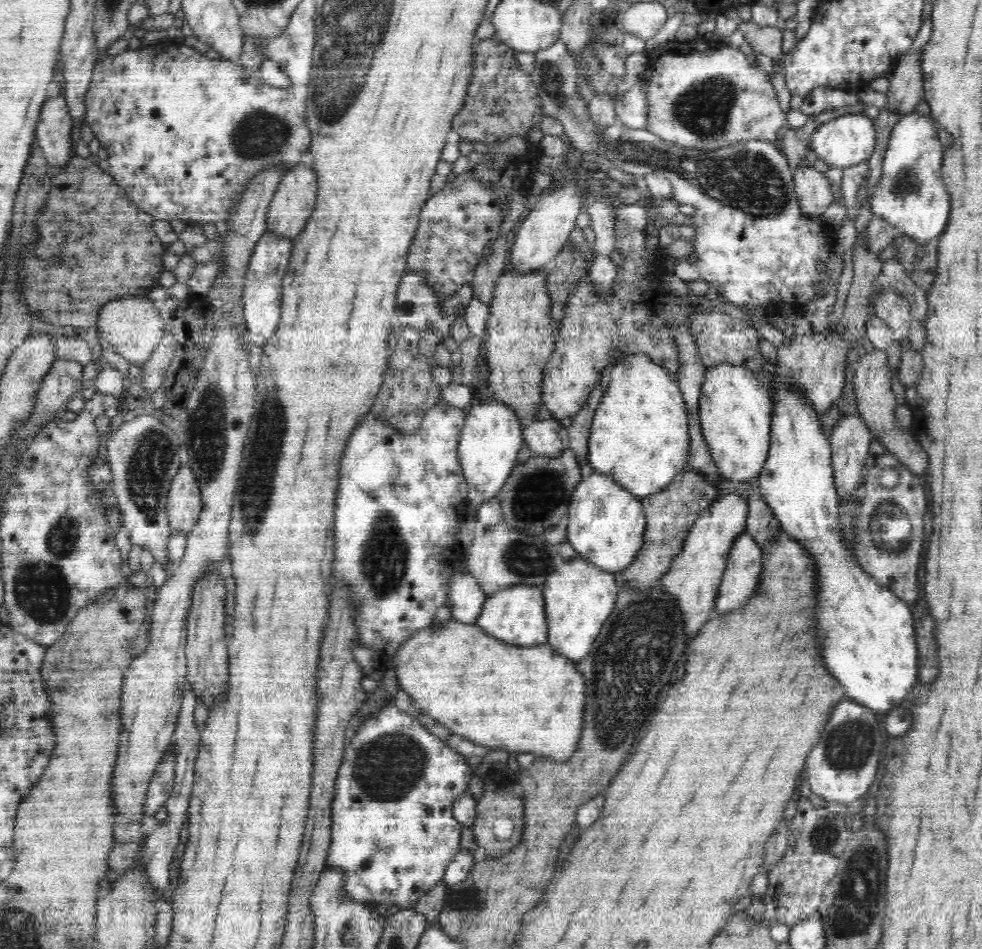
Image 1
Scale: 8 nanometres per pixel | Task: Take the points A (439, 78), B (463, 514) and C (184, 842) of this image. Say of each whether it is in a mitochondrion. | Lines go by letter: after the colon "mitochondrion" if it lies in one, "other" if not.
A: other
B: other
C: other

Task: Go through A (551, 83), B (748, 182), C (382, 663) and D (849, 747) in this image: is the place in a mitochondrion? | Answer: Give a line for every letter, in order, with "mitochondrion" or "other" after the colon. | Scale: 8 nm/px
A: mitochondrion
B: mitochondrion
C: other
D: mitochondrion

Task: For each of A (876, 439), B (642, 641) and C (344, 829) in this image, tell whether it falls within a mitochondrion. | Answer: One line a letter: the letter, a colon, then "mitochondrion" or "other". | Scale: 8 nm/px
A: other
B: mitochondrion
C: other

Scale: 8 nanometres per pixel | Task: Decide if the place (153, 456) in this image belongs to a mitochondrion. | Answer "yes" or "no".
yes

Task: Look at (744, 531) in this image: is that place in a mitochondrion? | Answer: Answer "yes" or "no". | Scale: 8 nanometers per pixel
no

